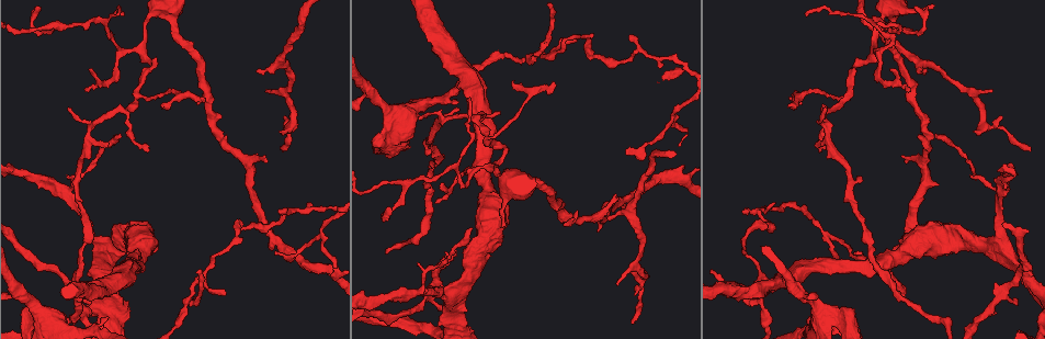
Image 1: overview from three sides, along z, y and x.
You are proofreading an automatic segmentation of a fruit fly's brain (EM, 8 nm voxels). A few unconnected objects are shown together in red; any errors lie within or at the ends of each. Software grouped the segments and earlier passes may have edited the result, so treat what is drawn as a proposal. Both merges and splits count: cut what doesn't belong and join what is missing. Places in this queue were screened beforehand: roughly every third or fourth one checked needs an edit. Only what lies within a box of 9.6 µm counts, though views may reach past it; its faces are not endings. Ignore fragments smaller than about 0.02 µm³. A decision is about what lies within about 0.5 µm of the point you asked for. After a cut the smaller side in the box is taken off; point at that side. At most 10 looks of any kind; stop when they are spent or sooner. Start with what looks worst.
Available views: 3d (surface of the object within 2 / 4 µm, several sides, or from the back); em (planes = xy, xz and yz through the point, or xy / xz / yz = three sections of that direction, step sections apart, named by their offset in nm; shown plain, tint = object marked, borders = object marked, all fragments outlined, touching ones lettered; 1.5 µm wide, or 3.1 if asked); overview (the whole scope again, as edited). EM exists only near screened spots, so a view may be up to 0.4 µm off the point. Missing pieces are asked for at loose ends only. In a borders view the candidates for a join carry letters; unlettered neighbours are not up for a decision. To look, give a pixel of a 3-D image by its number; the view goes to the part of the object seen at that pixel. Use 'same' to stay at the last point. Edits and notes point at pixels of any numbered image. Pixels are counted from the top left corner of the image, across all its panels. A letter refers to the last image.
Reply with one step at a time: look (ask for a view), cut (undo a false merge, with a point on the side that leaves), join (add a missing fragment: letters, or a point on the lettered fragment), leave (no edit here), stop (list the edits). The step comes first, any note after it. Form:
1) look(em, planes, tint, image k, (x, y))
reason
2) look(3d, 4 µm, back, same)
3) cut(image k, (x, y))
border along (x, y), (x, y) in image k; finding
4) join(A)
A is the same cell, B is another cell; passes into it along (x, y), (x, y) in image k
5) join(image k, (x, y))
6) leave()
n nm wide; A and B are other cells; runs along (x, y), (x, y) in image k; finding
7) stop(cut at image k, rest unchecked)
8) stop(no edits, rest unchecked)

look(3d, 2 µm, image 1, (457, 111))
tapers out

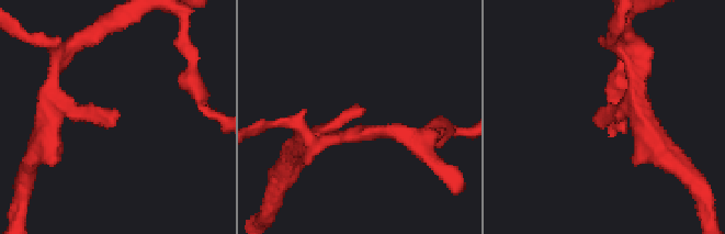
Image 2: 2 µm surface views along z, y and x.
look(em, xz, step 8, borders, image 2, (118, 113))
now the EM

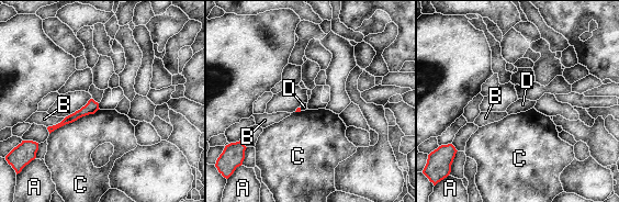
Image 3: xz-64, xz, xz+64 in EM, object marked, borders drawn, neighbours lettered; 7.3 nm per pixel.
leave()
C touches over 420 nm; A, B, C and D are other cells; none of them fits

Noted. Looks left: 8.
look(3d, 2 µm, image 1, (84, 91))
branch stops here

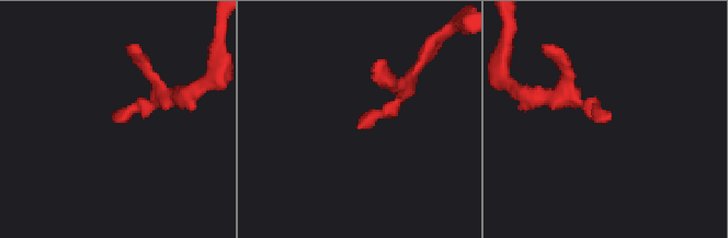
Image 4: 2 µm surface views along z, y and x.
look(em, xz, step 8, tint, image 4, (112, 117))
need the tissue

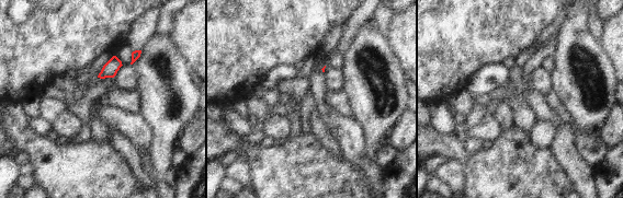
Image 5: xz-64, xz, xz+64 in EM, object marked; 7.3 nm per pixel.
look(em, planes, borders, same)

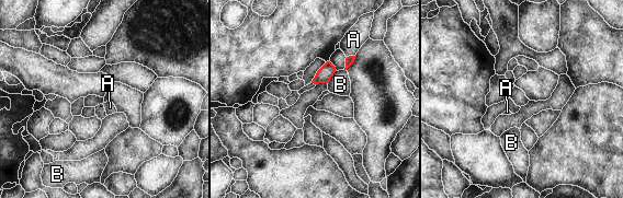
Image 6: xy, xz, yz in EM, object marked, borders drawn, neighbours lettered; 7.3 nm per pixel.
leave()
A and B are other cells; border along (354, 55), (347, 57) in image 6; none of them fits

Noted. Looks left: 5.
look(em, xy, step 8, borders, image 1, (607, 219))
branch stops here

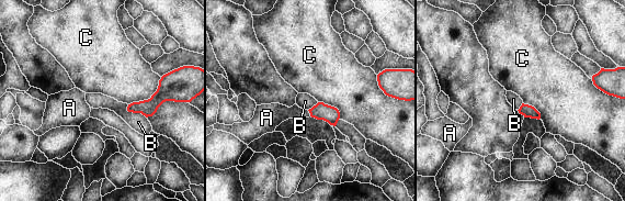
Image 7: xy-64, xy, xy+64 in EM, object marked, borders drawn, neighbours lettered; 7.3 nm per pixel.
look(em, xz, step 4, borders, same)
another direction

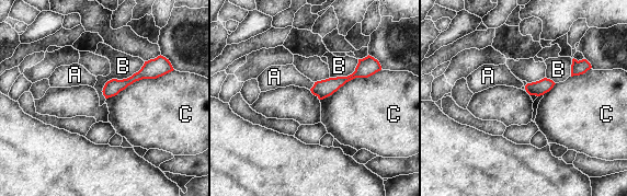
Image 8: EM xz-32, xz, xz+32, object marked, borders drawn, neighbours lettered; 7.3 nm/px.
join(A)
C touches over 550 nm; A is the same cell, B and C are other cells; it goes on there

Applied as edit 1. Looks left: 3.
look(3d, 4 µm, image 1, (266, 91))
an open end

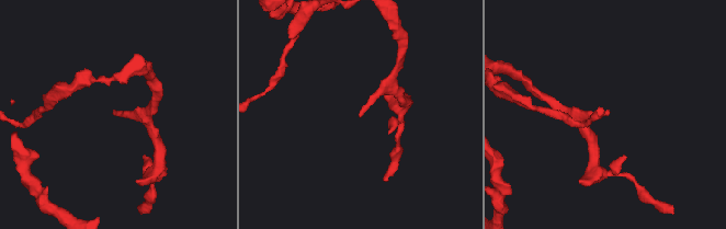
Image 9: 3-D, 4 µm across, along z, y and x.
look(em, planes, borders, image 9, (359, 116))
shape alone is not enough

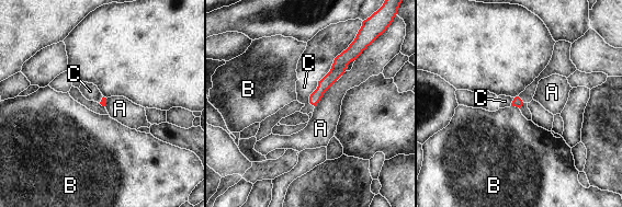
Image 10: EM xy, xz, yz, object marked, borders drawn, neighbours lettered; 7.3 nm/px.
leave()
A, B and C are other cells; runs along (353, 54), (338, 67), (313, 101) in image 10; no lettered fragment goes on from it

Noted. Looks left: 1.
stop(join at image 8, rest unchecked)

